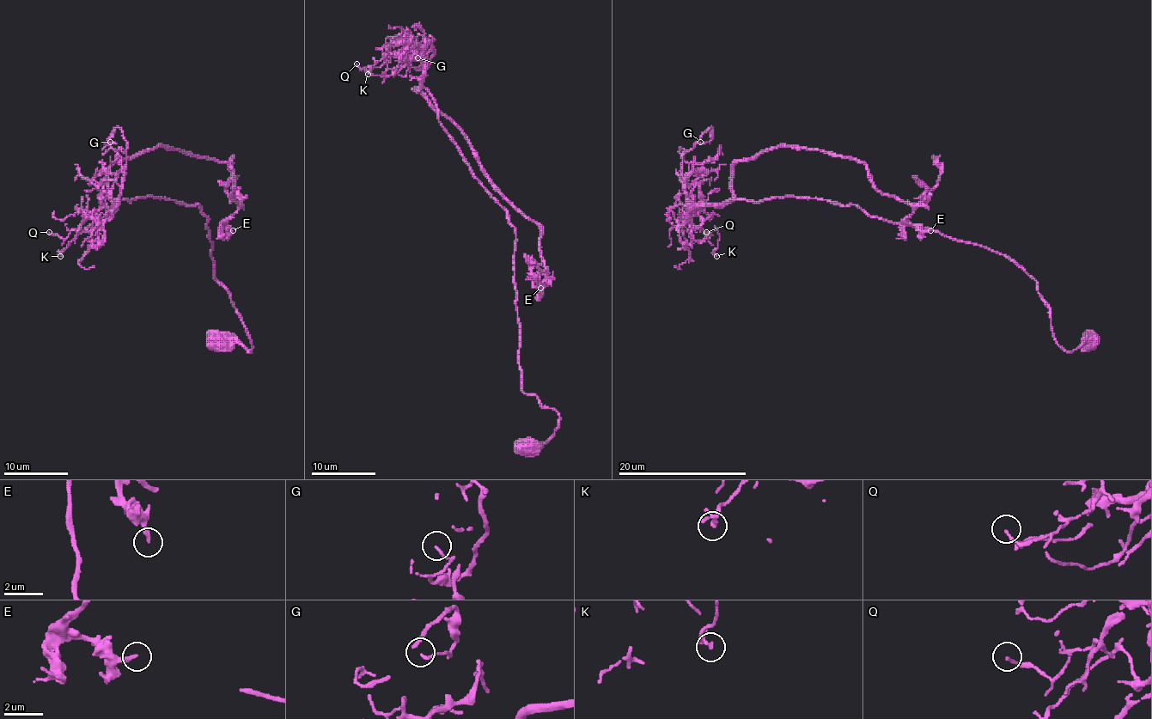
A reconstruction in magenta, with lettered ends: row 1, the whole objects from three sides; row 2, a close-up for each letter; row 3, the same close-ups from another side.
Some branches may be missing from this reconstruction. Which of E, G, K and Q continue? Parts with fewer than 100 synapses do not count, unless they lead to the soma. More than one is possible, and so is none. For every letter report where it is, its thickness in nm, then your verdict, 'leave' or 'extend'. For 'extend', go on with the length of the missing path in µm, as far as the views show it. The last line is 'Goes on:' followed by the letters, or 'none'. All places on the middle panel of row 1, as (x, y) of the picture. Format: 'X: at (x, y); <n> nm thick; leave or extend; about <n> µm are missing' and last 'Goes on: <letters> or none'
E: at (540, 288); 190 nm thick; leave
G: at (417, 57); 120 nm thick; leave
K: at (368, 74); 90 nm thick; leave
Q: at (356, 63); 110 nm thick; leave
Goes on: none

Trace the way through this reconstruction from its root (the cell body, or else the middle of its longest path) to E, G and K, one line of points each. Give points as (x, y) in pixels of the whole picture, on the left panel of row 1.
E: (220, 341), (252, 348), (208, 217), (113, 200), (106, 169), (157, 147), (222, 161), (233, 230)
G: (220, 341), (252, 348), (215, 278), (208, 217), (167, 198), (117, 204), (126, 164), (118, 127), (110, 142)
K: (220, 341), (252, 348), (215, 278), (198, 204), (117, 200), (99, 237), (82, 232), (60, 256)

